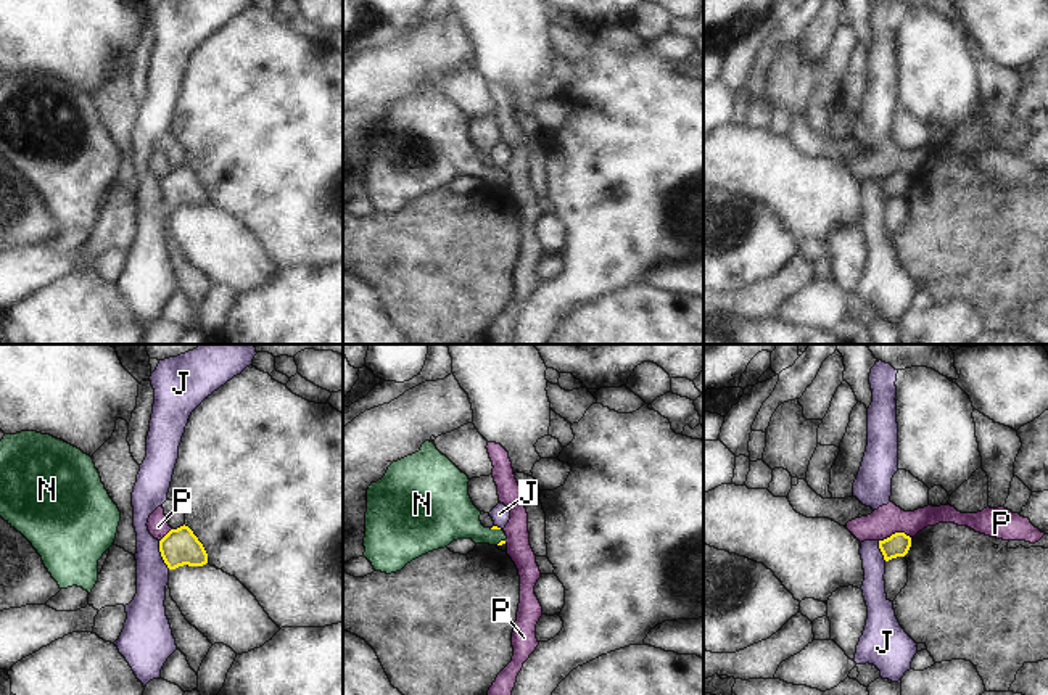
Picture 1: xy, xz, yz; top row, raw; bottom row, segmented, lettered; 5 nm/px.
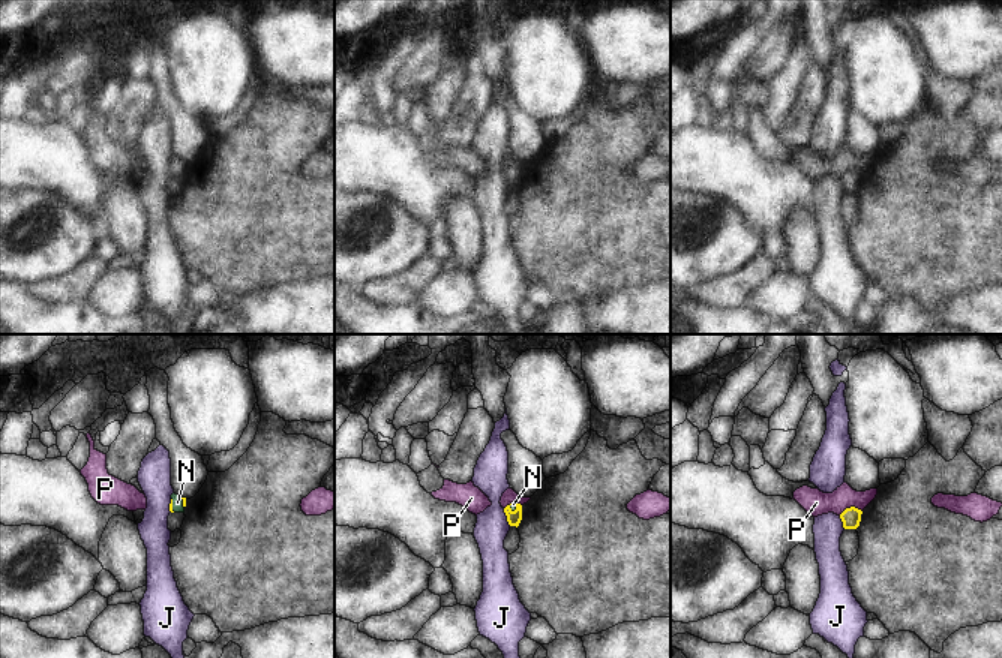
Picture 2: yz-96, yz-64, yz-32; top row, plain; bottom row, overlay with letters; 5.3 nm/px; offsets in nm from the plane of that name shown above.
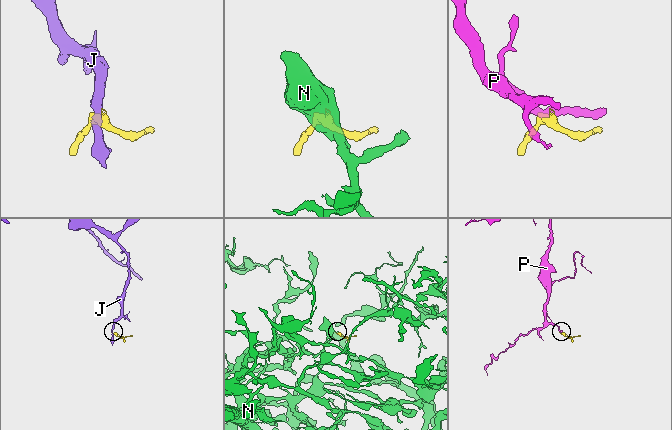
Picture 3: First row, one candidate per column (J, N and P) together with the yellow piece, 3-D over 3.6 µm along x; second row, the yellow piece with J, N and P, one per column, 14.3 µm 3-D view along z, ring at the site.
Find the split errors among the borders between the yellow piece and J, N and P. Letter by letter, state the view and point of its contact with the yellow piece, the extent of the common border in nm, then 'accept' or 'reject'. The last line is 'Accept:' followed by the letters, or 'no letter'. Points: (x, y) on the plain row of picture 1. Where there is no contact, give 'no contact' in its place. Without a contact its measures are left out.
J: xy (161, 195) | 160 nm | reject
N: xz (495, 168) | 60 nm | accept
P: yz (895, 172) | 160 nm | reject
Accept: N

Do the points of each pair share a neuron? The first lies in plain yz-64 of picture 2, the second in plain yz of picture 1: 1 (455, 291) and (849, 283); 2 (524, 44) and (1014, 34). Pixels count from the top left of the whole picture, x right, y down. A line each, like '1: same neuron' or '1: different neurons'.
1: different neurons
2: different neurons

